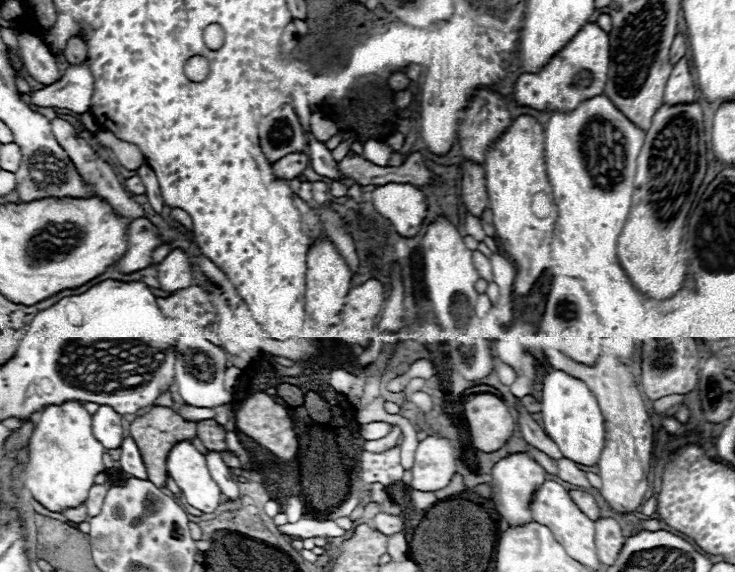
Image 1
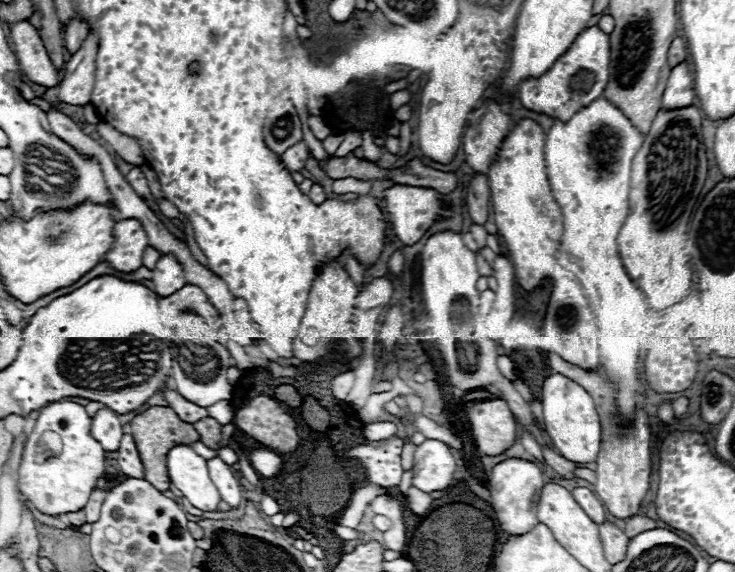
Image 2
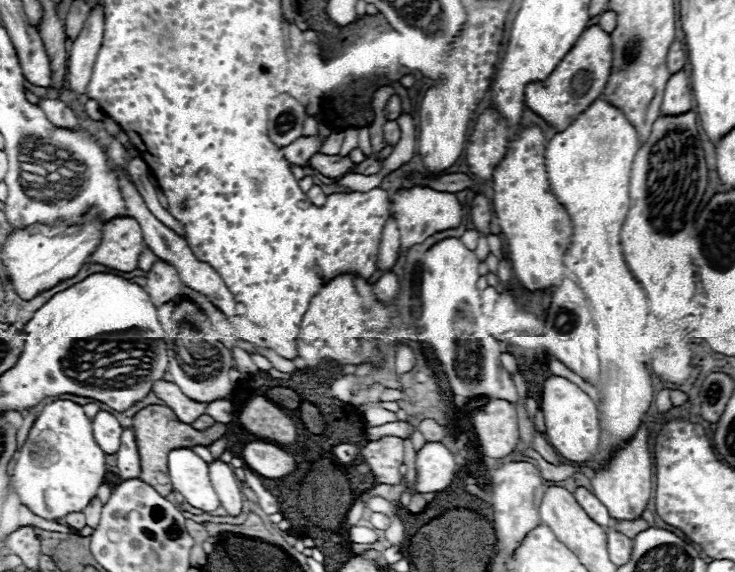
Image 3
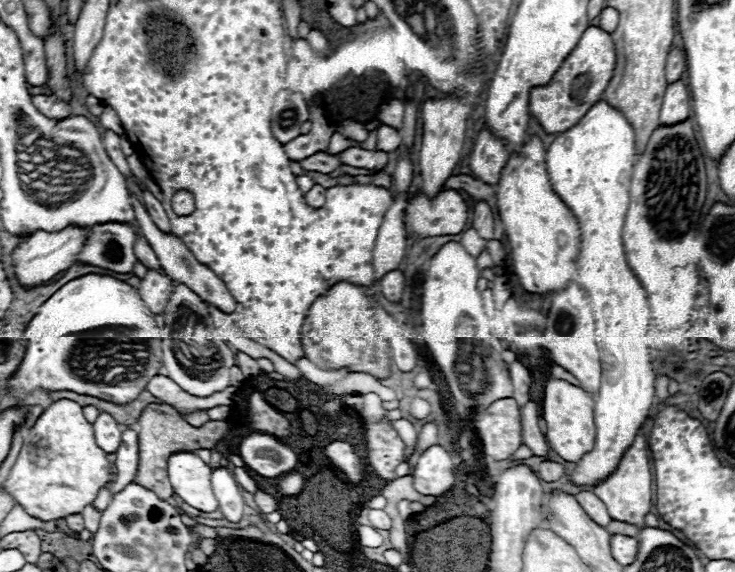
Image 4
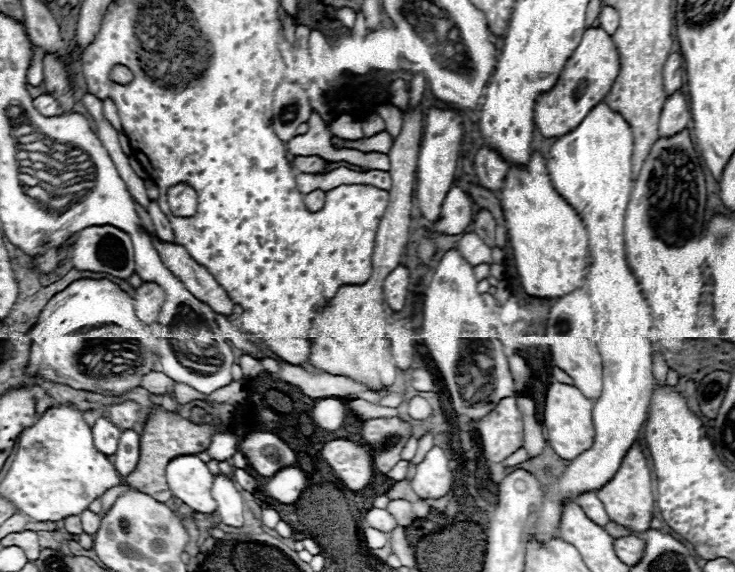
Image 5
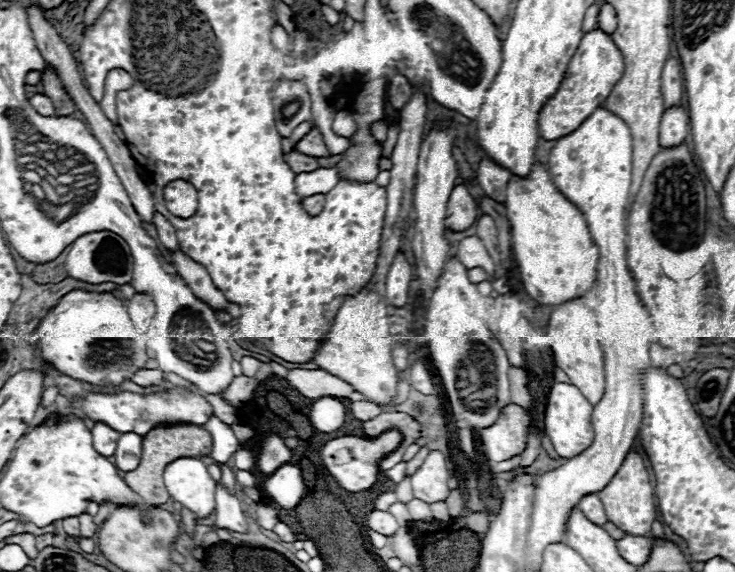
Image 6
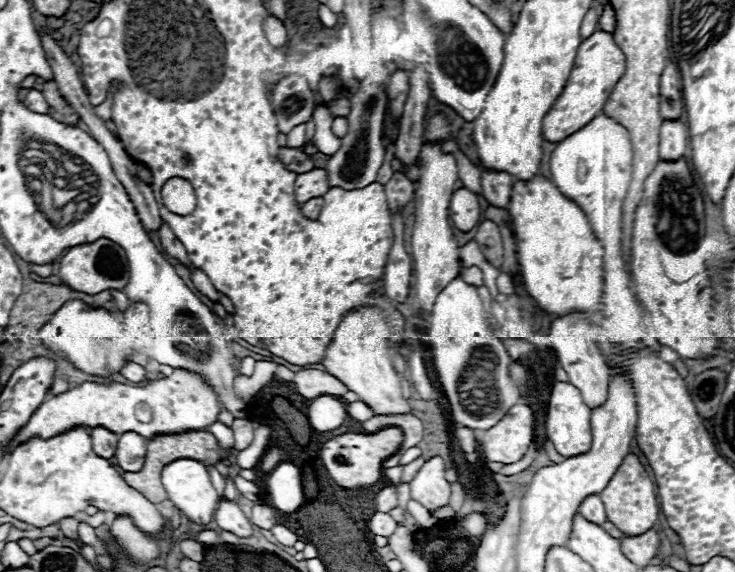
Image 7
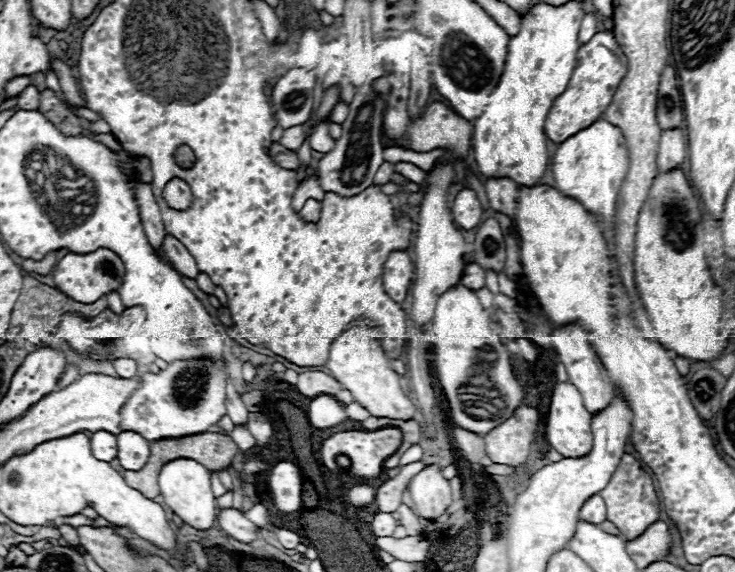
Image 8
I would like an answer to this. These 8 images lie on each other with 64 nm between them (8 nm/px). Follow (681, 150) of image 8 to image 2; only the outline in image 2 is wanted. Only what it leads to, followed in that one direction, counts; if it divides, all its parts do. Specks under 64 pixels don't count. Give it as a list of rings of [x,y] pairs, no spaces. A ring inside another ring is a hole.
[[[686,62],[682,66],[672,68],[664,96],[662,96],[662,108],[664,110],[676,110],[676,108],[686,108],[692,106],[696,100],[694,94],[694,80],[688,72]]]

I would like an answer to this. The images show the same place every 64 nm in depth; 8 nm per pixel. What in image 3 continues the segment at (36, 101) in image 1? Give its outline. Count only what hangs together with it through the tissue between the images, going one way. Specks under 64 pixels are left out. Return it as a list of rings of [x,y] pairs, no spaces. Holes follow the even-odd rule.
[[[94,4],[88,12],[84,28],[80,30],[80,36],[74,40],[70,48],[68,58],[68,86],[76,94],[86,92],[86,84],[90,80],[92,66],[98,48],[102,44],[102,32],[104,32],[104,8],[100,4]]]

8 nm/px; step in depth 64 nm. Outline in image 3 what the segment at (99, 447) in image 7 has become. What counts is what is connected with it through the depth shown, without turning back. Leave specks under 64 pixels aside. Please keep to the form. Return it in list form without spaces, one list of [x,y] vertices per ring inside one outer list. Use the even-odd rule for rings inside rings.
[[[100,410],[92,420],[92,430],[94,430],[94,440],[106,454],[114,454],[118,450],[120,434],[124,428],[118,424],[118,420],[110,412]]]

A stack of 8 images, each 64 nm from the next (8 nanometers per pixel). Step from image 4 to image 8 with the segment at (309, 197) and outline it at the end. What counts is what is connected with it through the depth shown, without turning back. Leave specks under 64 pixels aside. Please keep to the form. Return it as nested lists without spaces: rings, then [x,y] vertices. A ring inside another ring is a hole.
[[[308,200],[306,204],[304,204],[304,208],[300,210],[300,218],[304,220],[304,222],[318,222],[320,220],[320,212],[322,212],[322,204],[318,202],[318,200]]]

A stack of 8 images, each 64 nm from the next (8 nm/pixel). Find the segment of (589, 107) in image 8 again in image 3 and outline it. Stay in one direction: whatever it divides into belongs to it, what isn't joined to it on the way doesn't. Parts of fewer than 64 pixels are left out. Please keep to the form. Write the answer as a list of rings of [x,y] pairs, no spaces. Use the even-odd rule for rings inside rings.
[[[590,26],[584,30],[574,44],[574,48],[562,58],[556,70],[544,82],[532,82],[526,86],[526,106],[542,116],[550,126],[556,130],[564,130],[576,120],[594,100],[598,100],[604,92],[604,86],[610,78],[612,70],[612,40],[610,34],[604,32],[600,26]],[[572,82],[578,82],[572,84]]]

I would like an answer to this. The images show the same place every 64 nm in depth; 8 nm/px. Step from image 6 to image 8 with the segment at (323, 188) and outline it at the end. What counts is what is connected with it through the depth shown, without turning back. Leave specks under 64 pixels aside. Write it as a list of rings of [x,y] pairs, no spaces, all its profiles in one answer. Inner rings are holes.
[[[316,176],[306,178],[306,180],[296,188],[294,198],[292,198],[292,208],[294,208],[296,212],[300,212],[300,208],[304,206],[304,202],[306,202],[308,198],[314,198],[314,200],[318,200],[318,202],[324,200],[324,194],[322,194],[322,188],[318,186],[318,178],[316,178]]]

